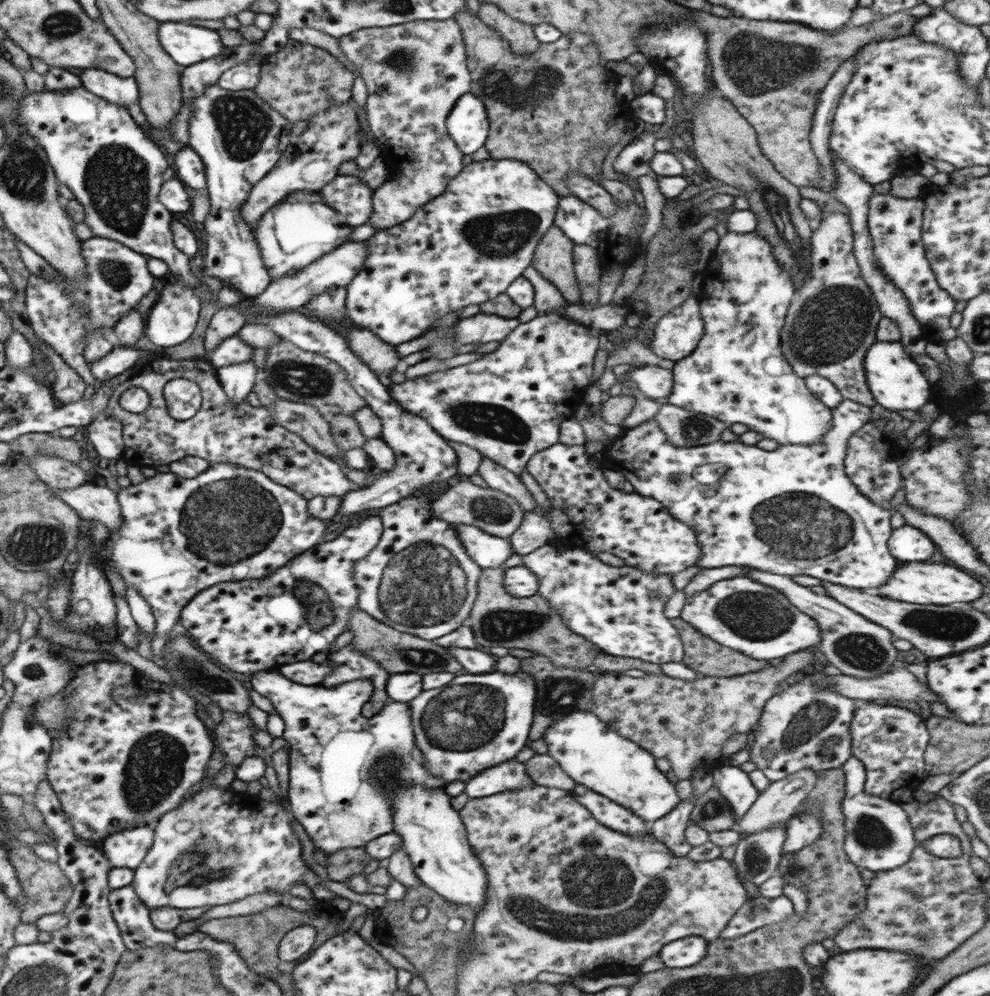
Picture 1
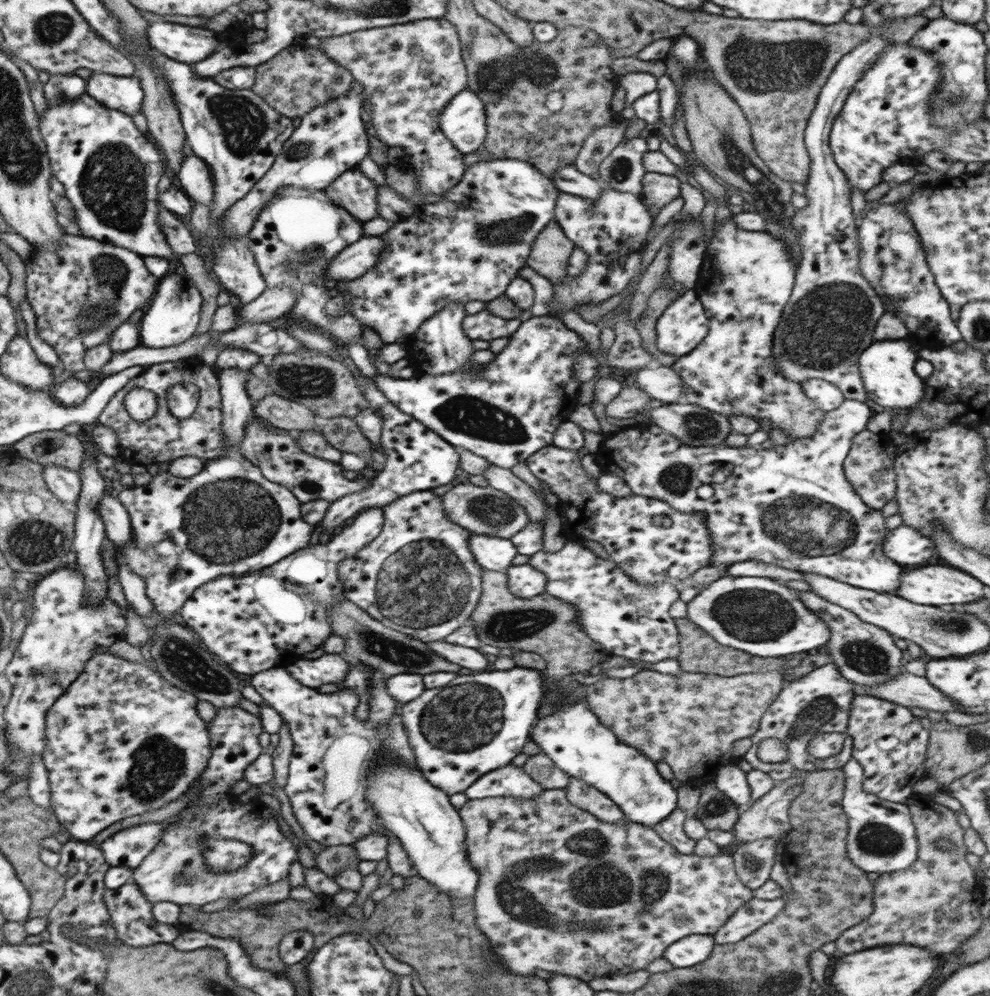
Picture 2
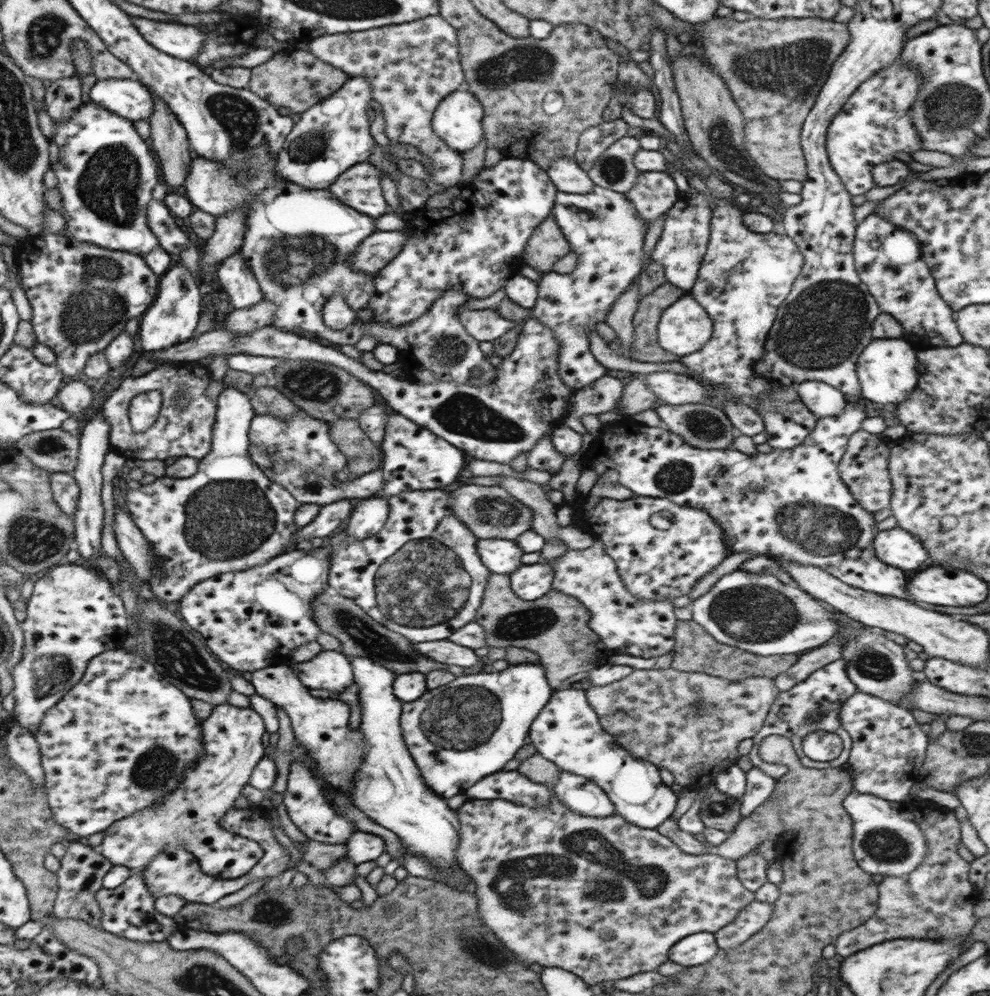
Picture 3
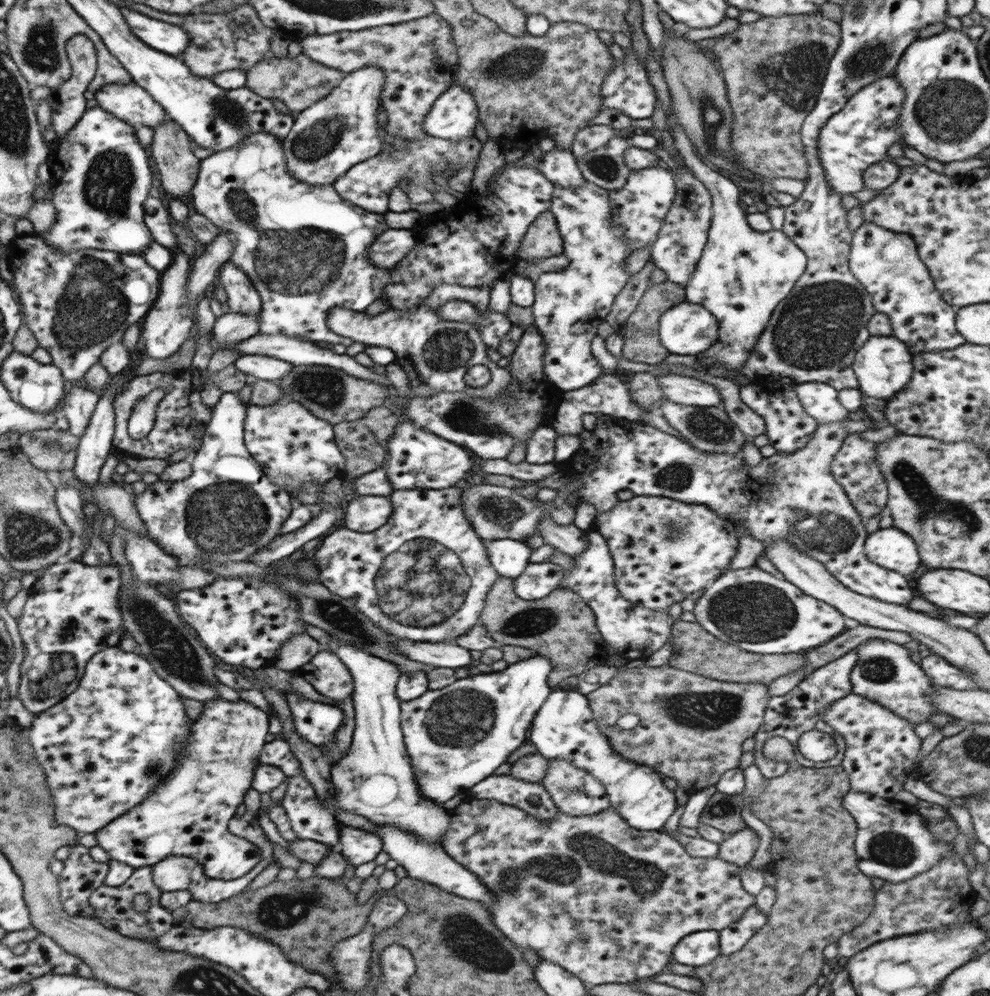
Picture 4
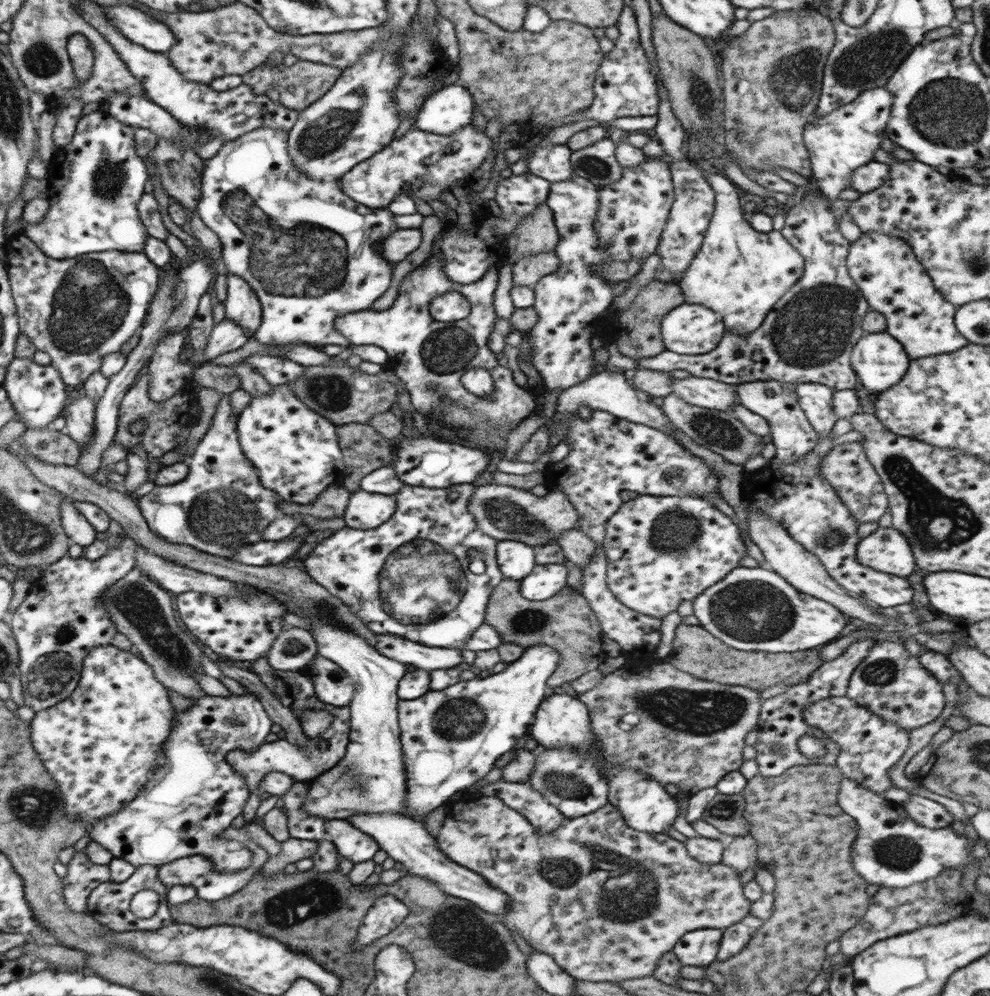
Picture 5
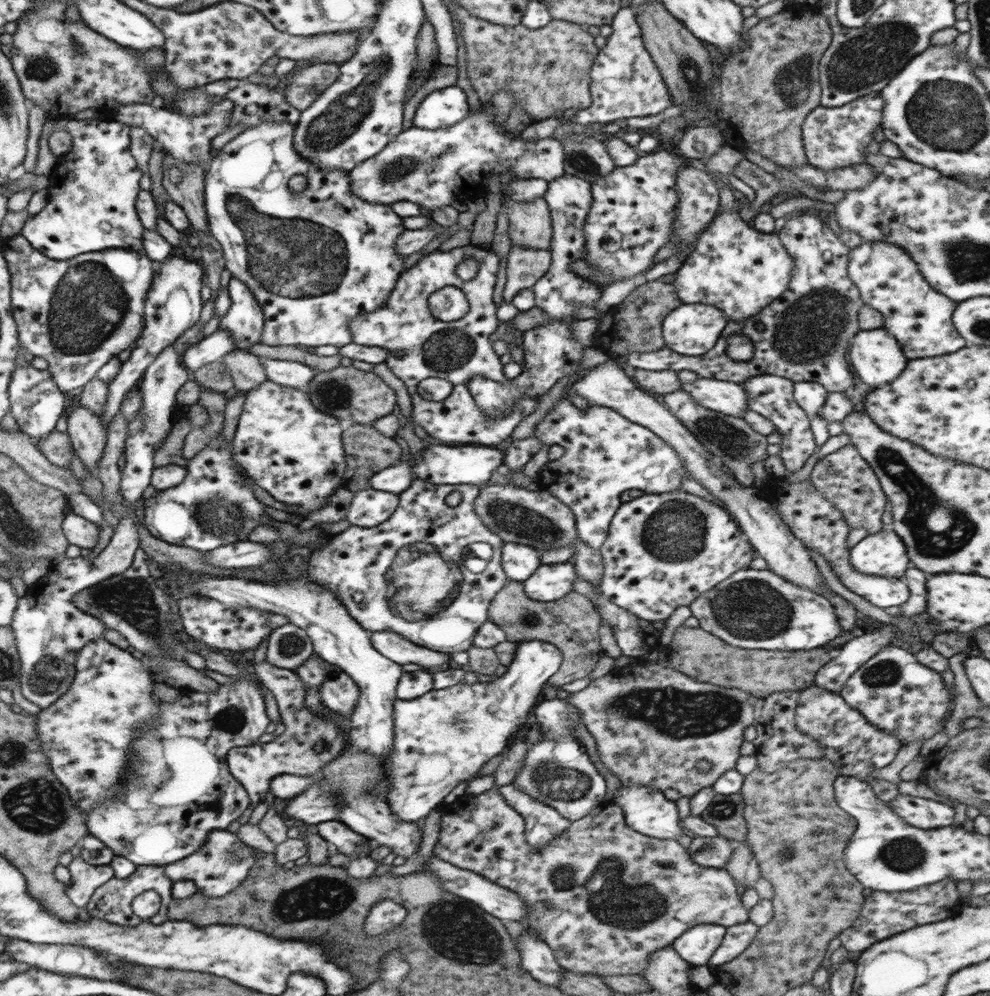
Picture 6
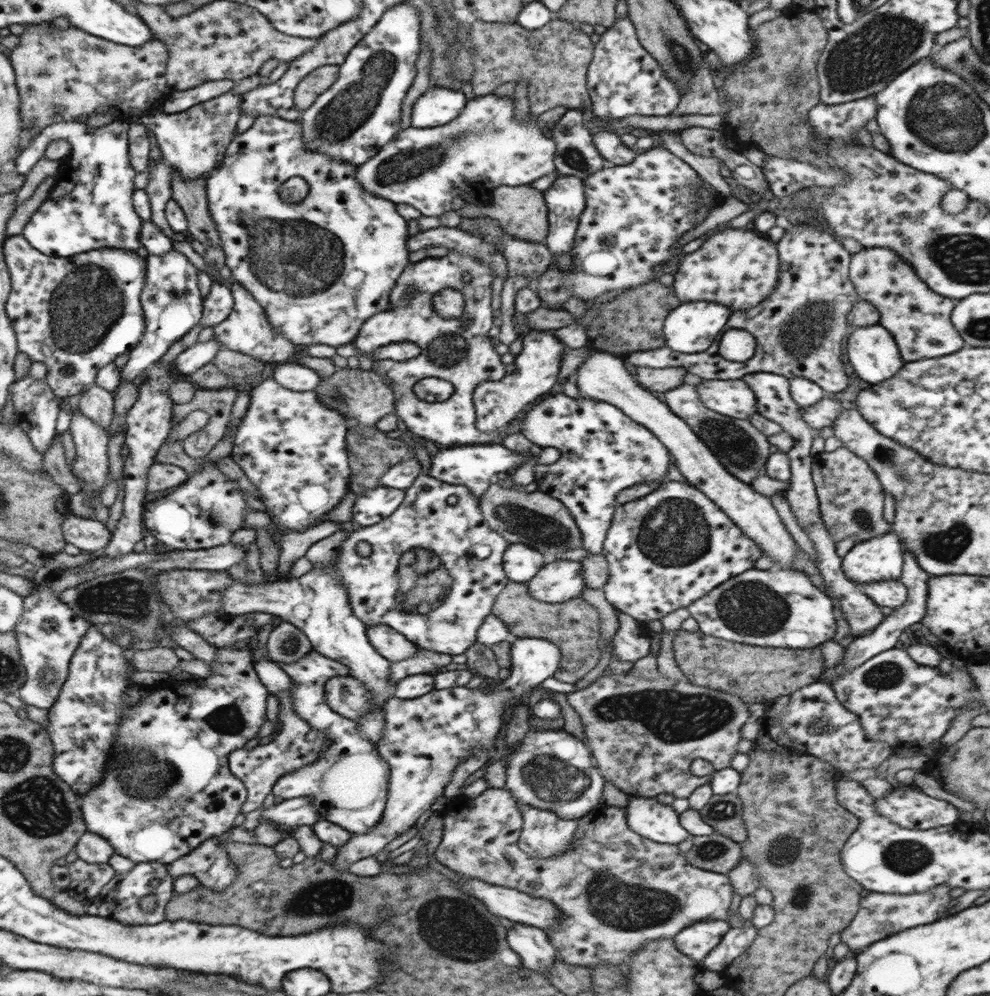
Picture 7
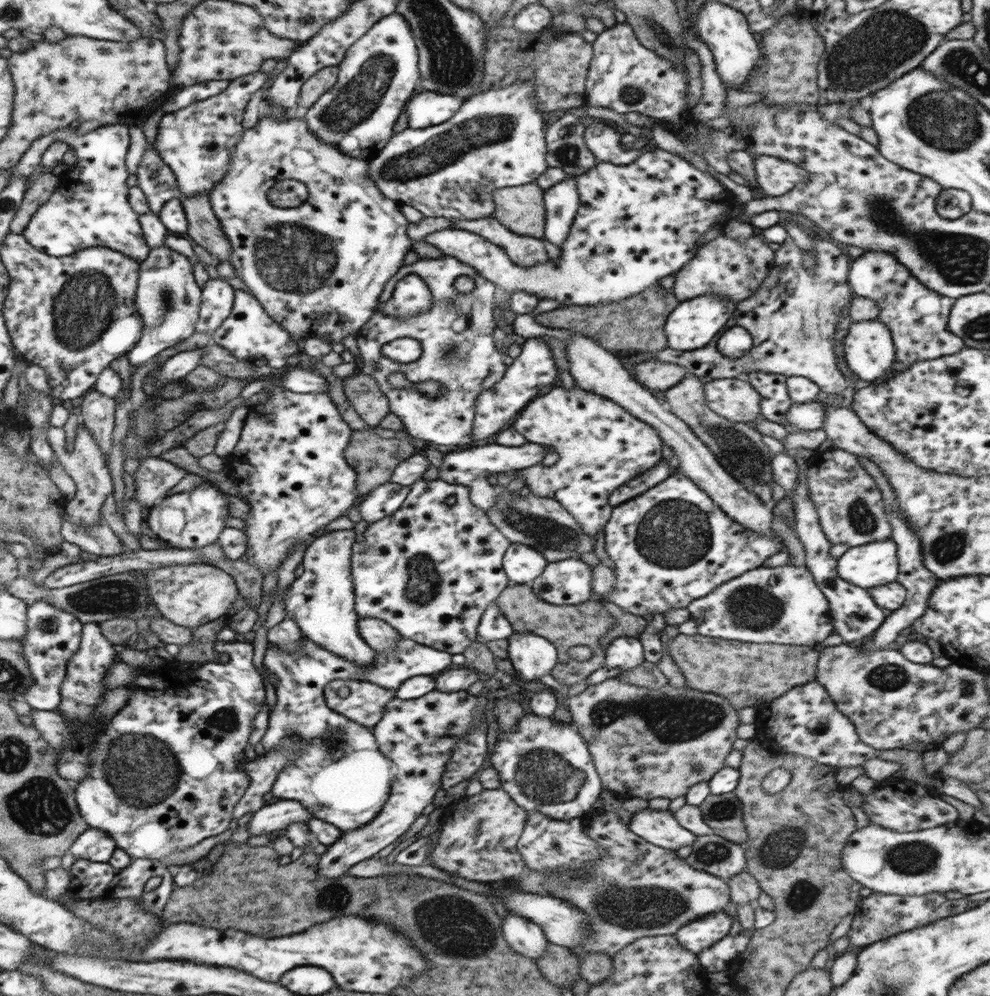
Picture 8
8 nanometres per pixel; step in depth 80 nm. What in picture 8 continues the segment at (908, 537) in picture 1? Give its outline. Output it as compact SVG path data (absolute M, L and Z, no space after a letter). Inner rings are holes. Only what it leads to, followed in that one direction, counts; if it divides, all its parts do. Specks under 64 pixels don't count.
M887 538L849 547L837 559L837 571L846 582L868 590L896 581L898 563L897 544Z

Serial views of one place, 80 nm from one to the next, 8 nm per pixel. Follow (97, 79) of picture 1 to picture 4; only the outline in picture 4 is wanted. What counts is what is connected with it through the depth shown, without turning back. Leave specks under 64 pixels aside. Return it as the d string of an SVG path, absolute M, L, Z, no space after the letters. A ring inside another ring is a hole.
M134 81L130 84L105 84L94 94L97 106L123 119L133 127L160 126L167 112Z

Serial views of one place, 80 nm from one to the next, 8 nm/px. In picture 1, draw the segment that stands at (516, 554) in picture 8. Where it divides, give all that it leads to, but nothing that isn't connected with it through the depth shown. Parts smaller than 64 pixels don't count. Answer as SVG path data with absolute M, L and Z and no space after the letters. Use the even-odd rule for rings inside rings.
M453 524L468 556L481 569L503 567L513 554L510 539L498 538L470 524Z

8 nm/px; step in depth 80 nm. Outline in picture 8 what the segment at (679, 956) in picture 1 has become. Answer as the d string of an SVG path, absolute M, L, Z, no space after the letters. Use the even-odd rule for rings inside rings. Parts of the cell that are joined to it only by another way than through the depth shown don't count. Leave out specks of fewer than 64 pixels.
M722 909L690 921L674 935L686 950L698 954L728 935L731 926L732 918Z

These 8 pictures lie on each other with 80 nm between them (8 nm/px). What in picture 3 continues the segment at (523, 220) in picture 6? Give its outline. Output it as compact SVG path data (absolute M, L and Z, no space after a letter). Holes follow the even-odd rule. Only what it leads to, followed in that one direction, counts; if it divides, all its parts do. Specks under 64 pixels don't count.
M548 215L535 228L524 250L523 263L542 274L554 272L554 262L571 252L570 245L564 239L553 215Z

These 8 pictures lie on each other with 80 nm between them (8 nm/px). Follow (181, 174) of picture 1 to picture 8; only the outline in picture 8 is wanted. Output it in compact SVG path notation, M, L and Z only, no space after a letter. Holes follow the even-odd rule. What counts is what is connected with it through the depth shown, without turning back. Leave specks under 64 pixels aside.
M260 117L260 120L252 129L246 129L240 142L236 145L231 158L231 167L226 173L226 176L216 184L209 192L209 199L212 210L216 218L222 225L222 230L228 238L228 244L232 246L232 254L228 257L228 262L239 278L248 286L251 293L264 311L270 318L280 323L280 326L287 330L291 337L298 341L299 339L306 340L308 337L326 336L330 338L330 343L342 343L342 340L348 334L357 334L358 331L372 318L376 312L386 315L386 312L392 312L388 308L386 302L380 301L380 294L384 292L384 285L388 284L392 276L396 276L398 270L402 268L406 253L411 250L414 242L407 235L407 226L409 221L405 214L401 211L401 204L393 201L391 198L384 196L376 183L371 179L369 174L368 159L354 158L344 154L336 145L327 143L321 140L308 128L308 123L304 117L285 119L278 122L275 118ZM279 180L299 180L304 182L308 191L307 199L300 205L300 210L286 209L282 210L268 201L266 192L276 184Z

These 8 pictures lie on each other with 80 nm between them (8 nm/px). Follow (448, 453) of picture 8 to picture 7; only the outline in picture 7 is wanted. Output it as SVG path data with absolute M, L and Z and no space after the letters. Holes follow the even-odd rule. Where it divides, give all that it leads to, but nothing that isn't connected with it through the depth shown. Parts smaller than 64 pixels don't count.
M487 444L487 445L464 445L460 448L448 448L439 446L439 451L432 456L432 468L430 476L436 480L447 482L448 484L464 486L466 485L475 497L481 496L488 490L491 479L498 472L513 472L514 470L524 466L527 460L534 458L534 452L530 451L527 455L523 455L518 451L510 450L502 444Z

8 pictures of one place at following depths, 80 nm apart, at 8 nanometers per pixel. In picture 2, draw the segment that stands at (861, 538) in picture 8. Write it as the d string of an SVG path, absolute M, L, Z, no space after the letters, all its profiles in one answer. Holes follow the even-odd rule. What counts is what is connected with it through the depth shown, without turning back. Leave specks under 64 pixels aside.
M862 429L862 432L856 434L852 439L852 444L846 458L843 462L843 471L848 482L860 496L862 502L874 508L881 510L885 504L888 504L895 497L896 492L896 473L893 469L895 458L899 449L899 440L895 439L891 433L872 433L868 429Z

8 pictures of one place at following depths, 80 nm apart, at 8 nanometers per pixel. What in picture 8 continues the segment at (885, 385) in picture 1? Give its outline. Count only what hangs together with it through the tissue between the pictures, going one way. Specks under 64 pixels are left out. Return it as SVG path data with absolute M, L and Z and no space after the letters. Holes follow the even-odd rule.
M880 319L851 323L844 338L844 358L859 379L874 384L888 377L895 362L891 330Z

